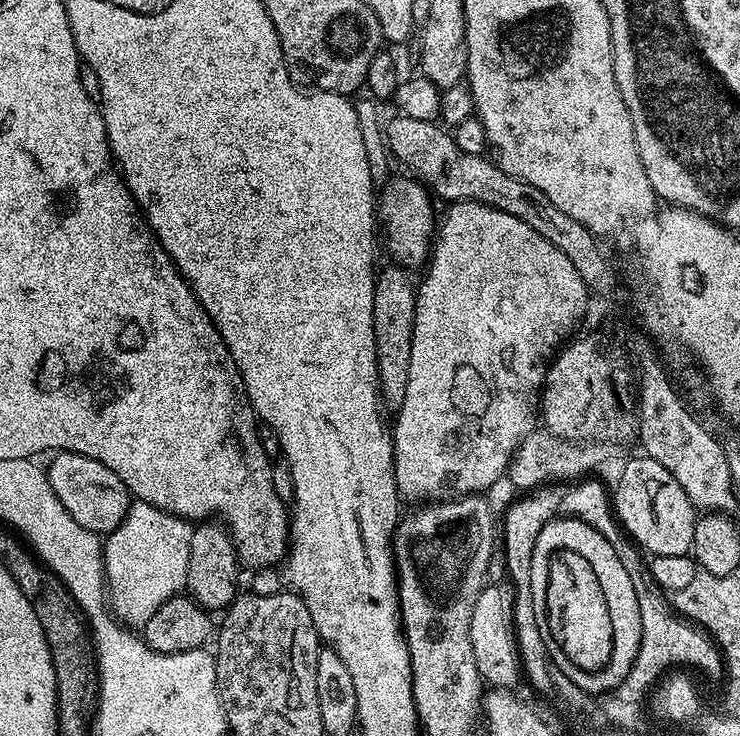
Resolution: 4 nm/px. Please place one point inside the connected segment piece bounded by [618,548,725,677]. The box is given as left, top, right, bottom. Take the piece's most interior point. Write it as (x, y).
(668, 638)

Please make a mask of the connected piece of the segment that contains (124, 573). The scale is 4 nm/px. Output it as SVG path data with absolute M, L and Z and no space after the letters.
M133 501L126 518L104 540L104 574L108 604L124 625L142 628L172 596L187 585L193 525L180 516Z

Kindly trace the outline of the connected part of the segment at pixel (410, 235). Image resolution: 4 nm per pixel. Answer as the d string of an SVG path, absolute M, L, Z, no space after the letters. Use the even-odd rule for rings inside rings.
M416 178L410 180L389 179L383 185L384 197L378 200L378 220L382 225L382 236L388 243L388 252L395 263L405 270L419 269L427 261L434 243L434 220L428 188ZM388 184L388 185L387 185ZM420 264L420 265L419 265Z

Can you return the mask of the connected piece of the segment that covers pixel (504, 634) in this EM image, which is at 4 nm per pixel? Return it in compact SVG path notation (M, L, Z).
M489 583L478 594L470 618L470 646L474 646L474 662L485 685L496 690L512 690L522 680L520 645L516 642L516 613L512 609L514 596L507 587Z

